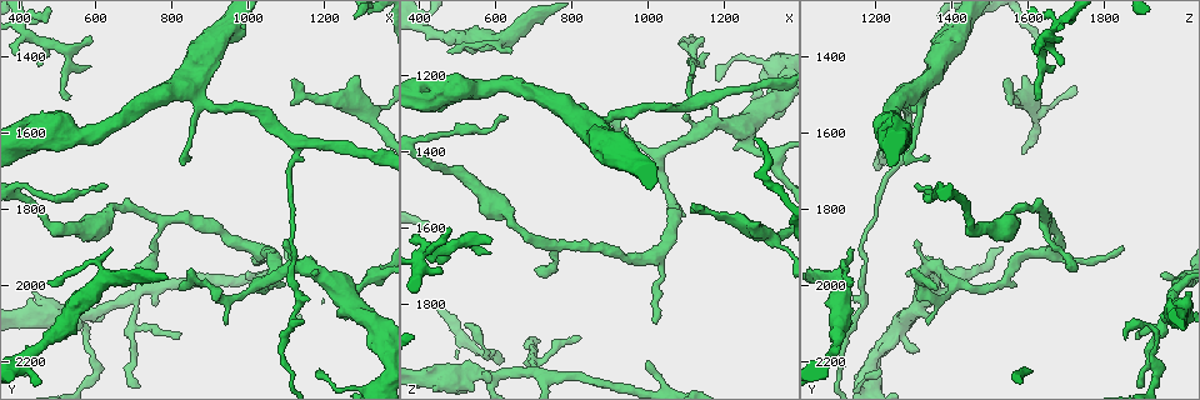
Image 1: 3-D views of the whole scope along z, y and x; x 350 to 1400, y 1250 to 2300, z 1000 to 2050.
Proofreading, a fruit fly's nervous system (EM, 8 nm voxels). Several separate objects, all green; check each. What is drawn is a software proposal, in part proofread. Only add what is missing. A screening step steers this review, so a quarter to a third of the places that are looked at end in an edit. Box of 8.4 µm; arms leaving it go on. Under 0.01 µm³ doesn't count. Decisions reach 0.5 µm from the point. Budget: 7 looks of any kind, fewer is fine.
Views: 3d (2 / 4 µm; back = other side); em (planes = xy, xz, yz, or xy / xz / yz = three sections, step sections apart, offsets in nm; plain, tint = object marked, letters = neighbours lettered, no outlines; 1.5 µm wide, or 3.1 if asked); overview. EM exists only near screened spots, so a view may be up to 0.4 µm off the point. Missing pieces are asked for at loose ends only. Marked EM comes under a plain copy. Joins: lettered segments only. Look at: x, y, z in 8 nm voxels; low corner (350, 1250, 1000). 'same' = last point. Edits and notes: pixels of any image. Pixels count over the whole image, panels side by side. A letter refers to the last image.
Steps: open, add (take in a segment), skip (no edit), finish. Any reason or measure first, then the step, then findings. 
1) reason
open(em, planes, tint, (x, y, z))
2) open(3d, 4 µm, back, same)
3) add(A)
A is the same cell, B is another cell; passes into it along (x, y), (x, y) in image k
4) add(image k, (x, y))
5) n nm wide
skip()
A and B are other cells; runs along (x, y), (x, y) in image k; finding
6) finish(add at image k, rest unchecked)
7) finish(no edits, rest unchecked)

branch stops here
open(3d, 4 µm, (815, 2010, 1360))

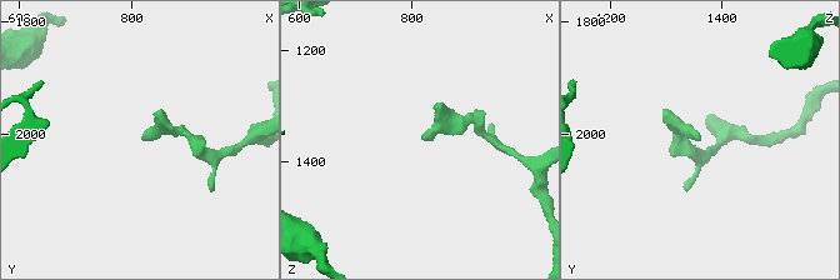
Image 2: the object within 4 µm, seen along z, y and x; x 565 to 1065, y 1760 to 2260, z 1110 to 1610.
open(em, planes, letters, (820, 2010, 1355))

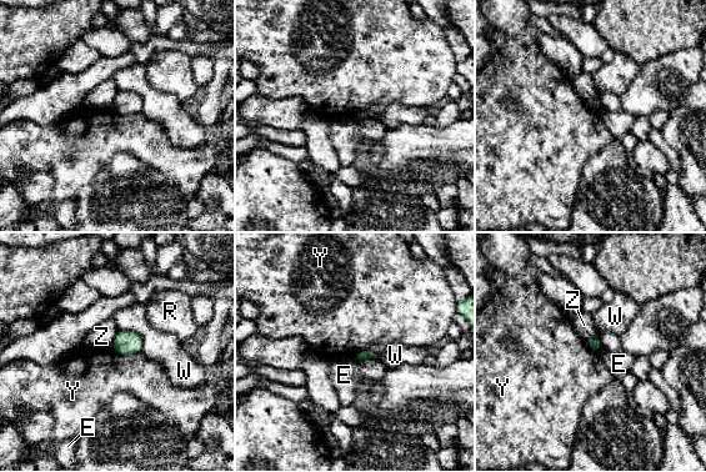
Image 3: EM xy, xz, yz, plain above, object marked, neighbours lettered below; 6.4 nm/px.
skip()
E, R, W, Y and Z are other cells; border along (111, 349), (120, 354), (140, 352) in image 3; no lettered segment goes on from it

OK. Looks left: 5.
thin end
open(3d, 2 µm, (480, 1990, 1145))

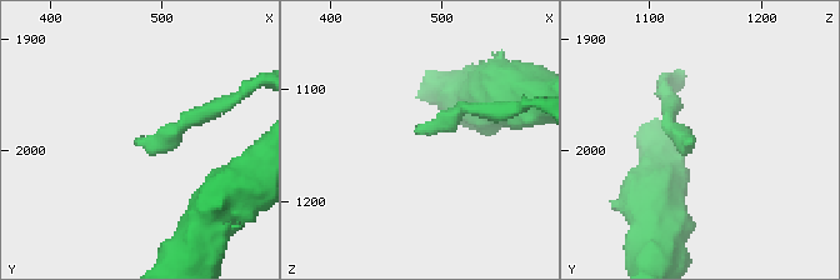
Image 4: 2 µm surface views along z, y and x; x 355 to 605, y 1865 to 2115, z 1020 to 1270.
need the tissue
open(em, yz, step 8, letters, (478, 1994, 1142))

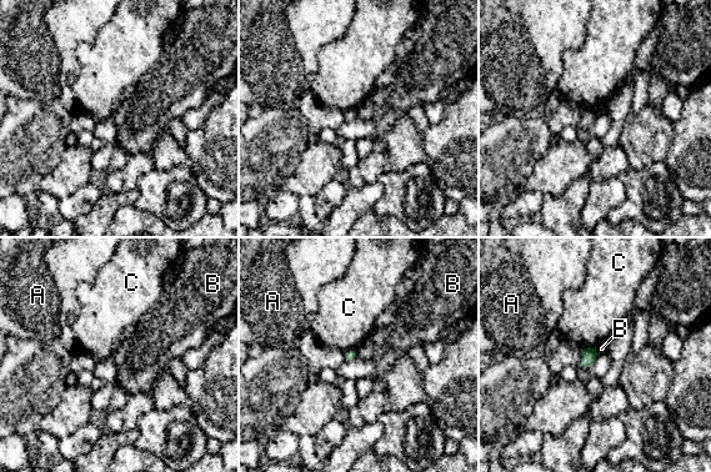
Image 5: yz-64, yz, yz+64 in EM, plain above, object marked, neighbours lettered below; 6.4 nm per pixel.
skip()
A, B and C are other cells; border along (355, 349), (357, 356) in image 5; no lettered segment goes on from it

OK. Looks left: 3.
thin end
open(3d, 4 µm, (525, 1510, 1625))

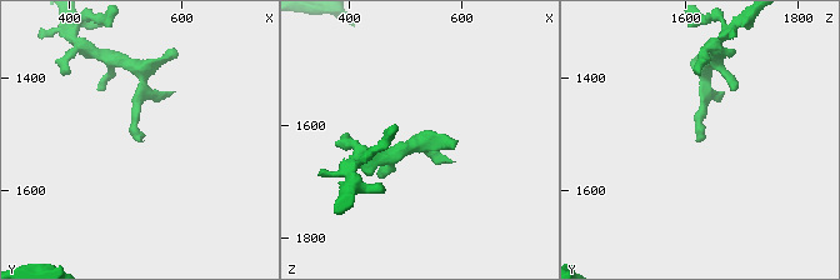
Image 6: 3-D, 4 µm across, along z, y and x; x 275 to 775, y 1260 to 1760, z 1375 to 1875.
open(em, planes, letters, (525, 1510, 1620))

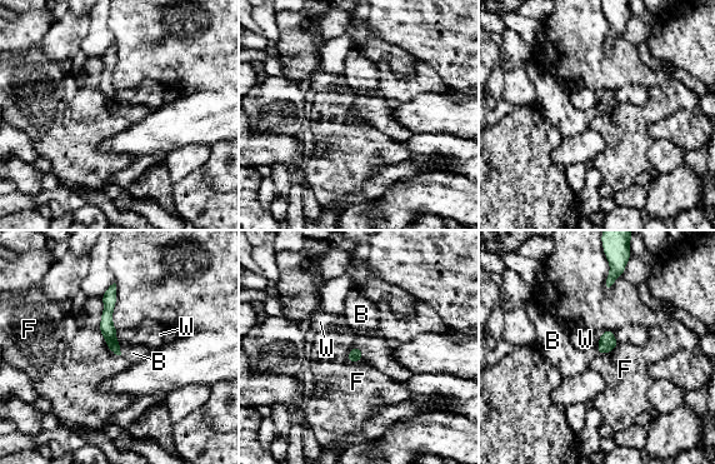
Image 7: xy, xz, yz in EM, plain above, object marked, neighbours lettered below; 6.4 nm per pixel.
90 nm wide
add(B)
B is the same cell, F and W are other cells; it goes on there

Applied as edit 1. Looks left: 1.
finish(add at image 7, rest unchecked)

